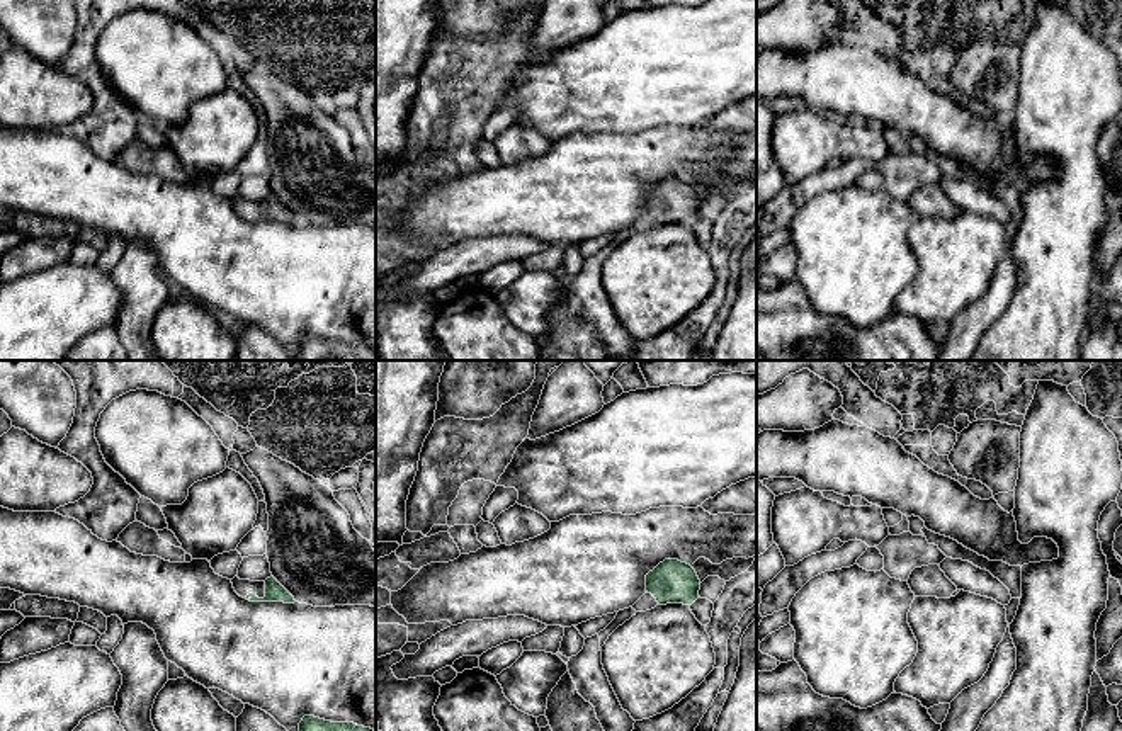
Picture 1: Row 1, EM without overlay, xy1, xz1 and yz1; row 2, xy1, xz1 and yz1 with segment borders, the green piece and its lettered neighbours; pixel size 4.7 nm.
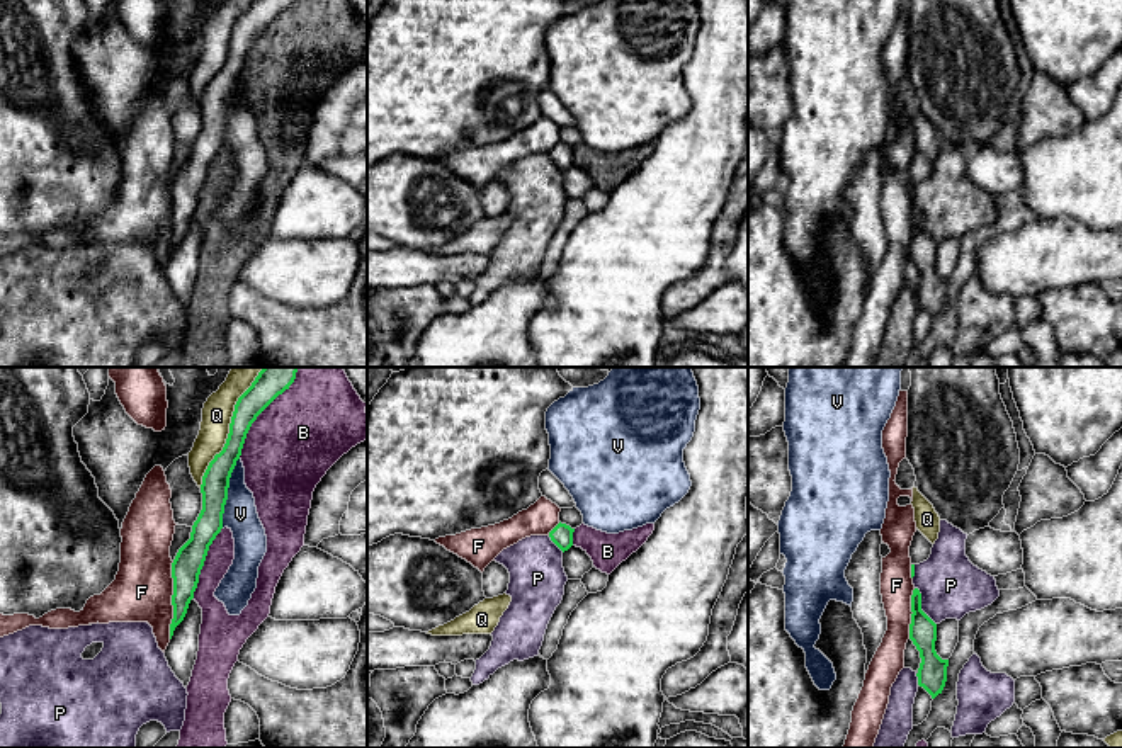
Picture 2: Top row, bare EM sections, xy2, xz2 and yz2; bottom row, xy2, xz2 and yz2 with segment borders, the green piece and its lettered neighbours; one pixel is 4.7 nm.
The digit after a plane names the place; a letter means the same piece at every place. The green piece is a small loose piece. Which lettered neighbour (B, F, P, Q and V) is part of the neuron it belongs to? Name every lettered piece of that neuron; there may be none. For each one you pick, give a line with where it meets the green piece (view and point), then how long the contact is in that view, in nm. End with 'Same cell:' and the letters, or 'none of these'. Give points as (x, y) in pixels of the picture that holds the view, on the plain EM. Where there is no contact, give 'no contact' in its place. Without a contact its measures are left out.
Same cell: none of these

